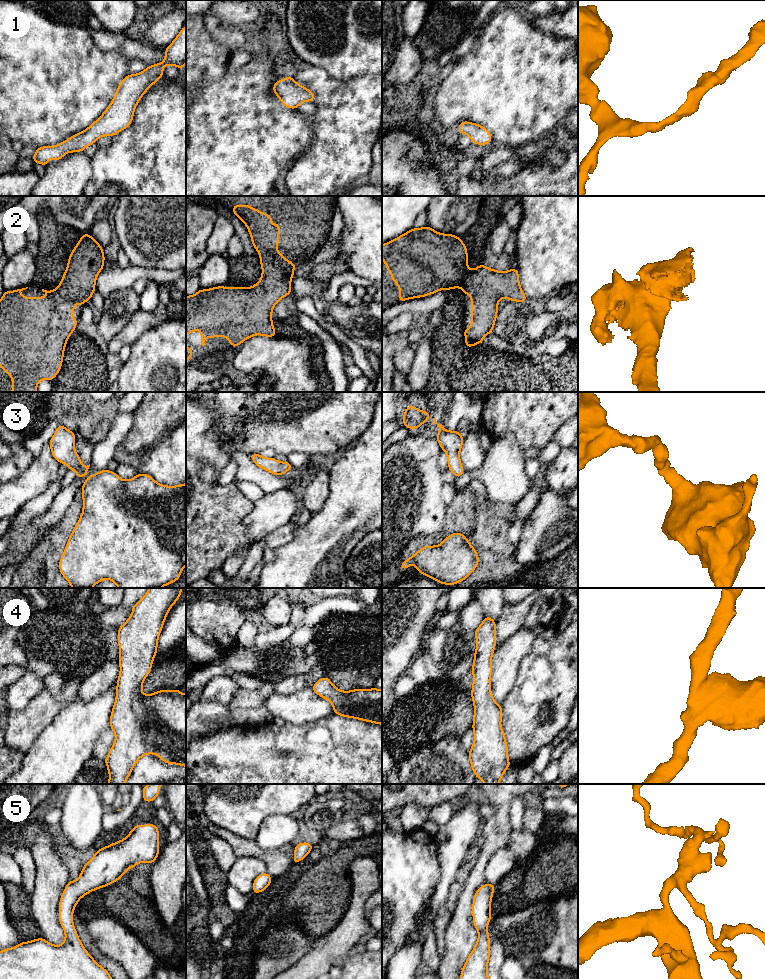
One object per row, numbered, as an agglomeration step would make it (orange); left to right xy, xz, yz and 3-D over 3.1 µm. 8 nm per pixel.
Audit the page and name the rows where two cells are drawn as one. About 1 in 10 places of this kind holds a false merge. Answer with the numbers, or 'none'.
none

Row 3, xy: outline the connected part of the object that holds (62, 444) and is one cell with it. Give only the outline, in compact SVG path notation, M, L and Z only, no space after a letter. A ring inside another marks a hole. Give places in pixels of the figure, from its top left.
M59 425L49 442L53 457L68 466L69 470L76 471L76 478L82 478L88 471L90 464L83 466L79 454L75 453L75 432Z

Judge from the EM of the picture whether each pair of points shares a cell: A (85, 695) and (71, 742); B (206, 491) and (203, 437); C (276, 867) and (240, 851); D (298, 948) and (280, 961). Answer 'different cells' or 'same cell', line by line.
A: different cells
B: different cells
C: same cell
D: same cell

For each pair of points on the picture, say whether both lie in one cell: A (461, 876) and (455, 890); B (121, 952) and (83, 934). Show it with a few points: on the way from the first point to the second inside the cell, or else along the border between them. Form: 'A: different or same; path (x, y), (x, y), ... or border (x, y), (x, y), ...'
A: same; path (460, 879), (456, 887)
B: different; border (83, 919), (93, 944), (106, 956)

